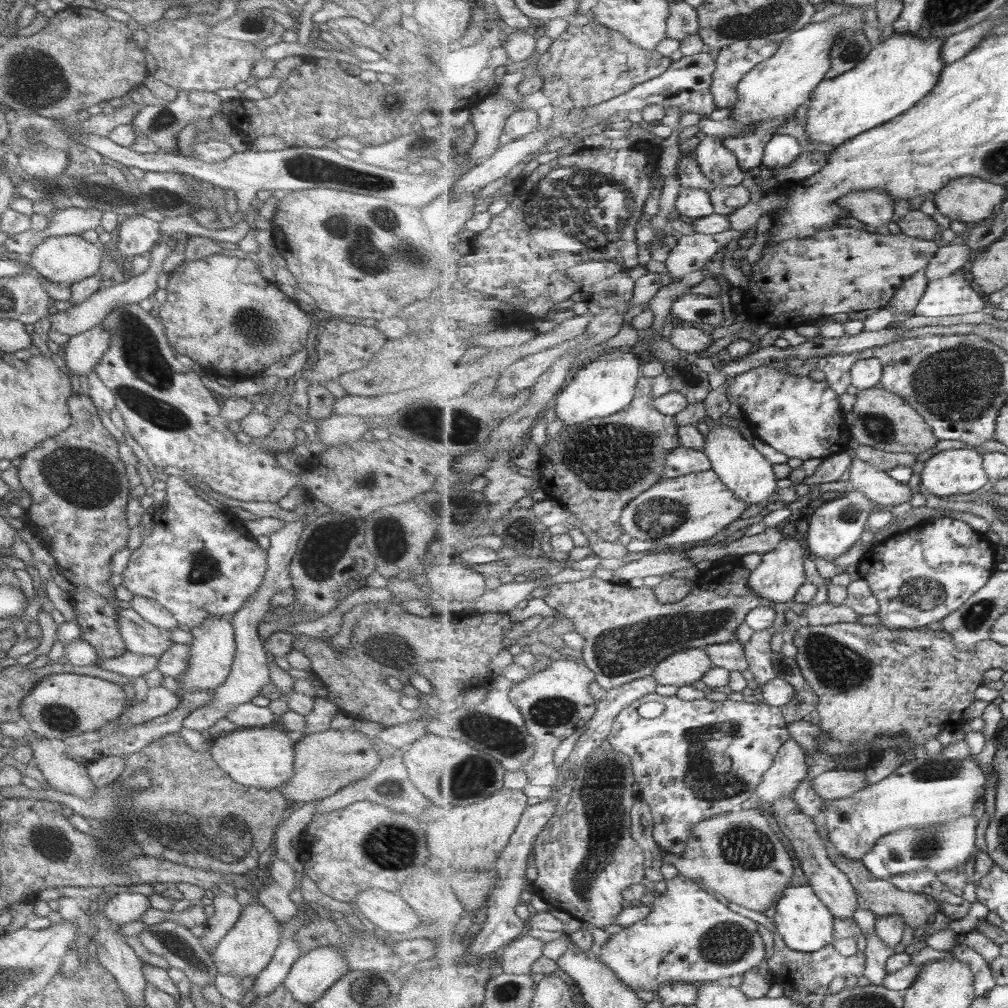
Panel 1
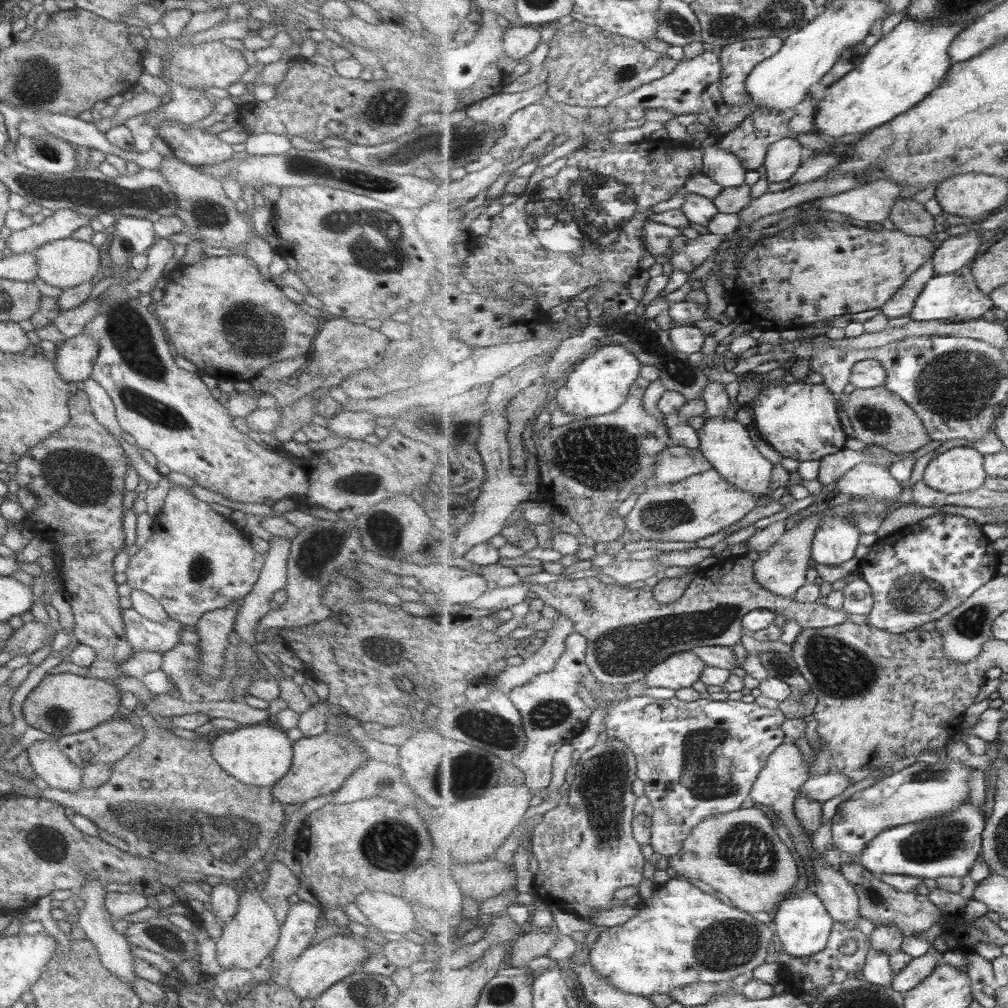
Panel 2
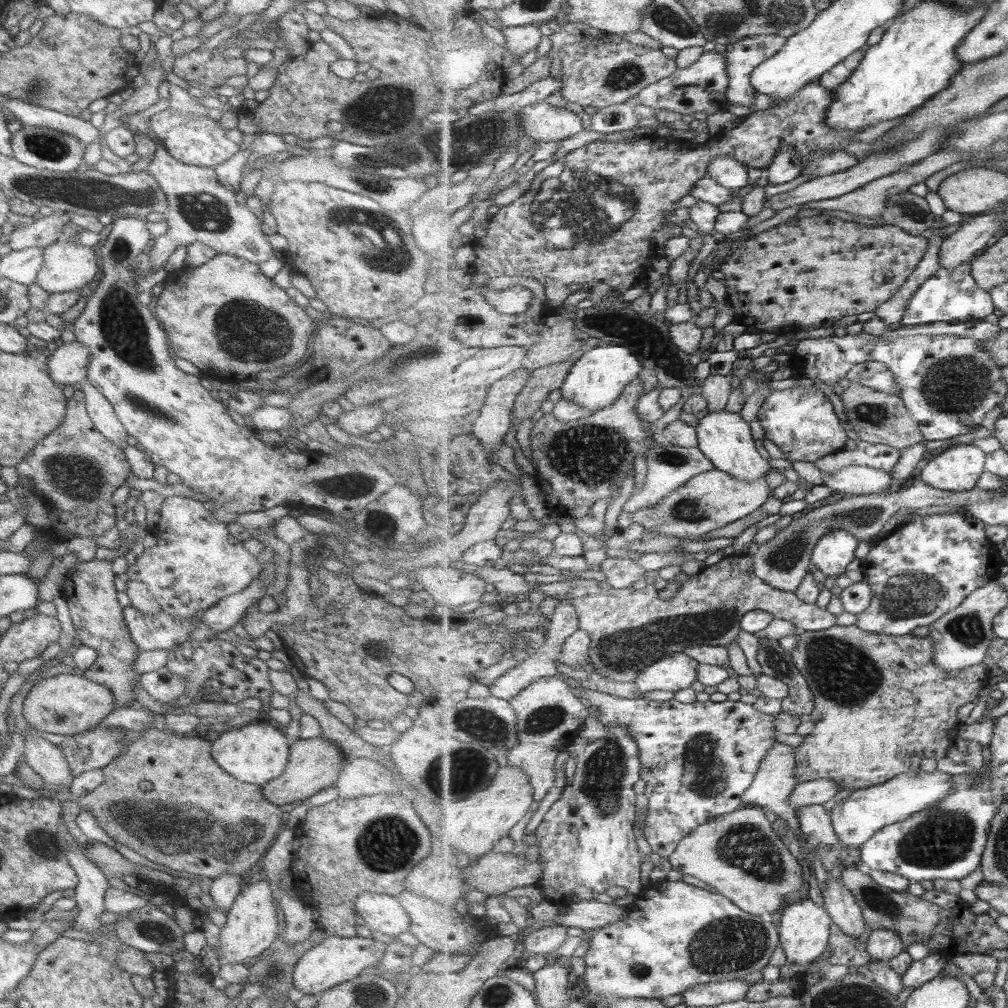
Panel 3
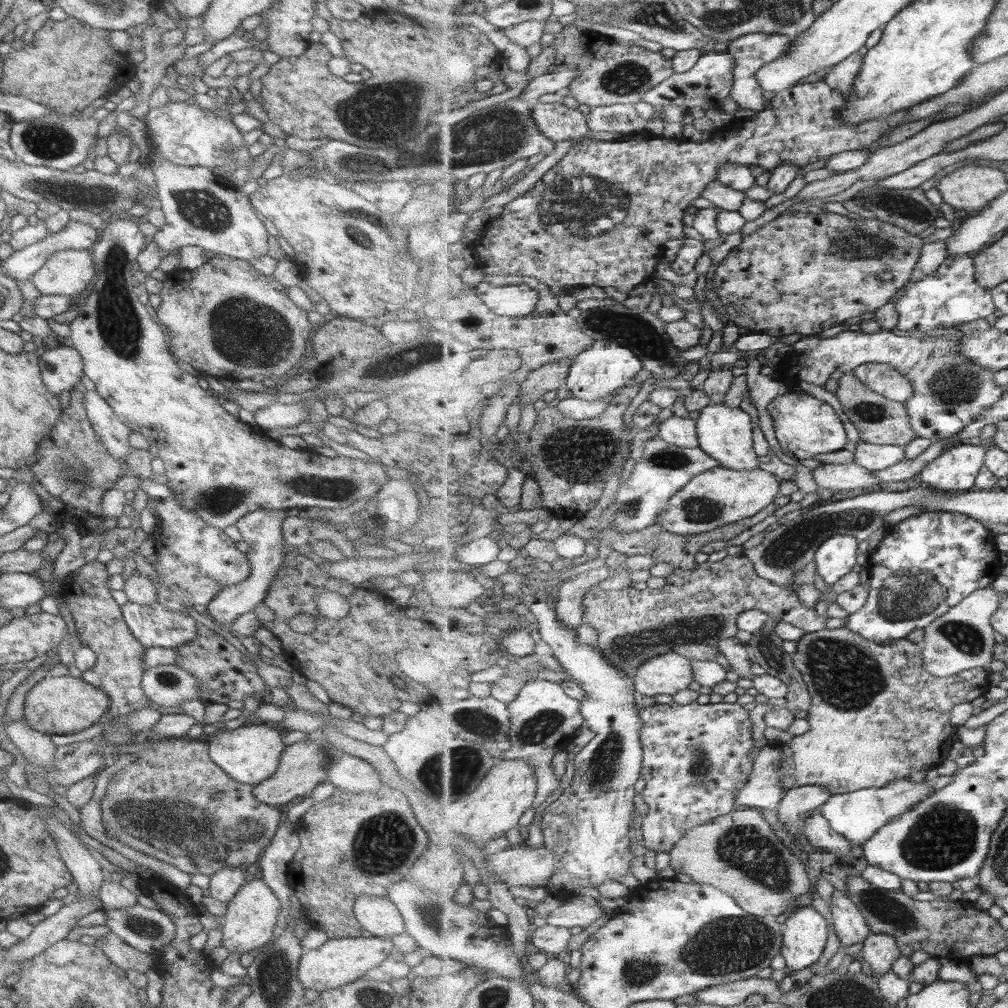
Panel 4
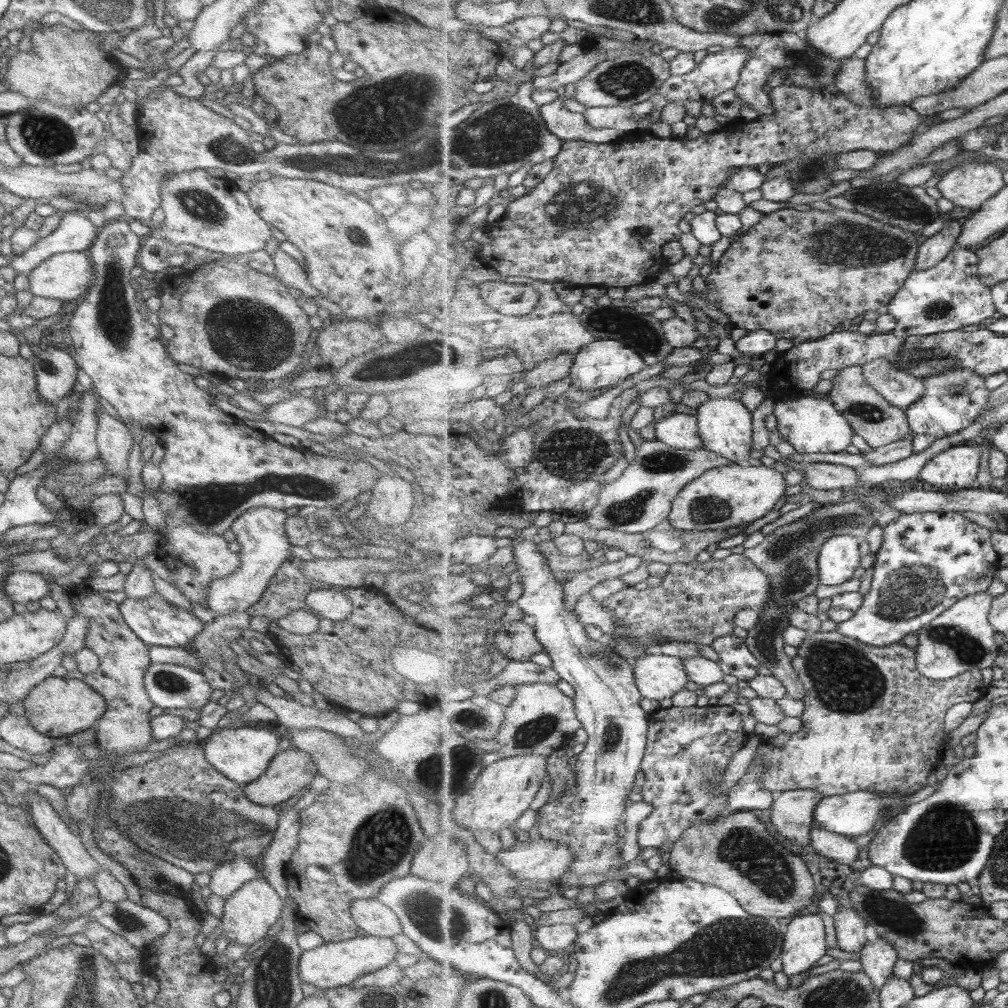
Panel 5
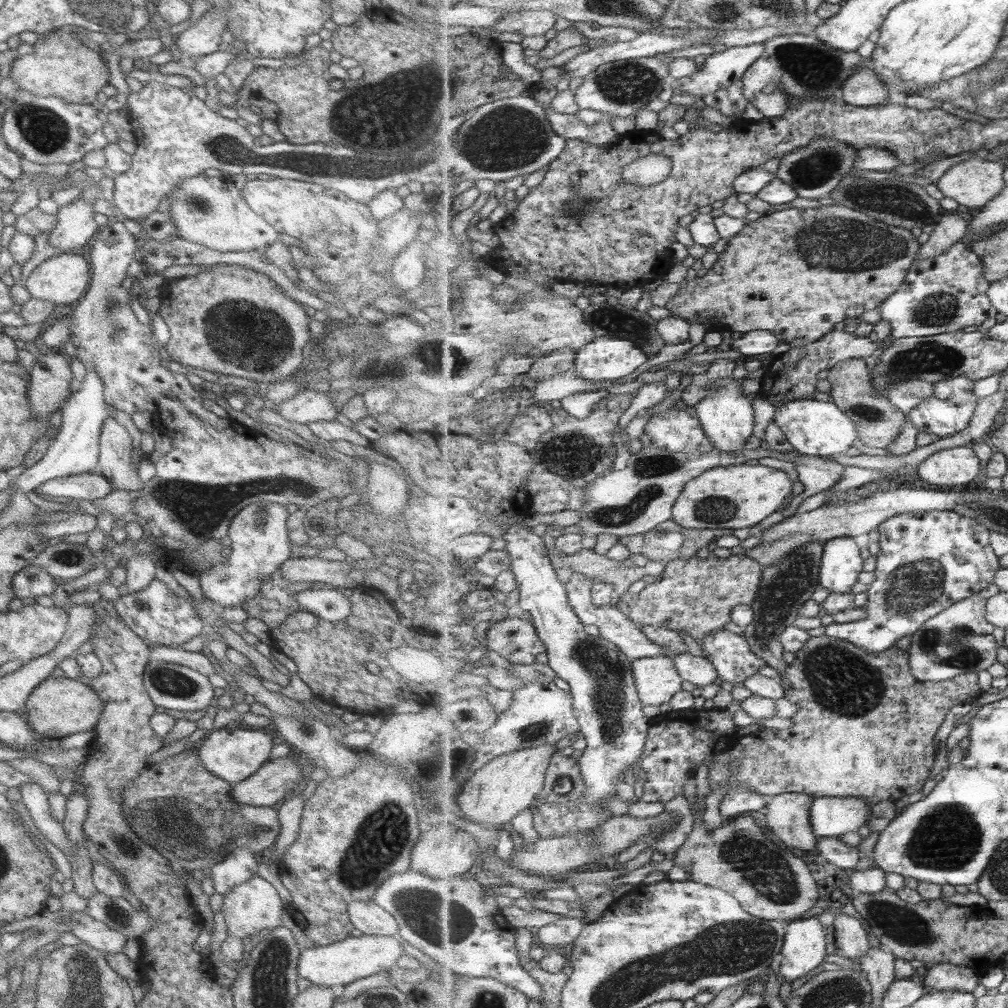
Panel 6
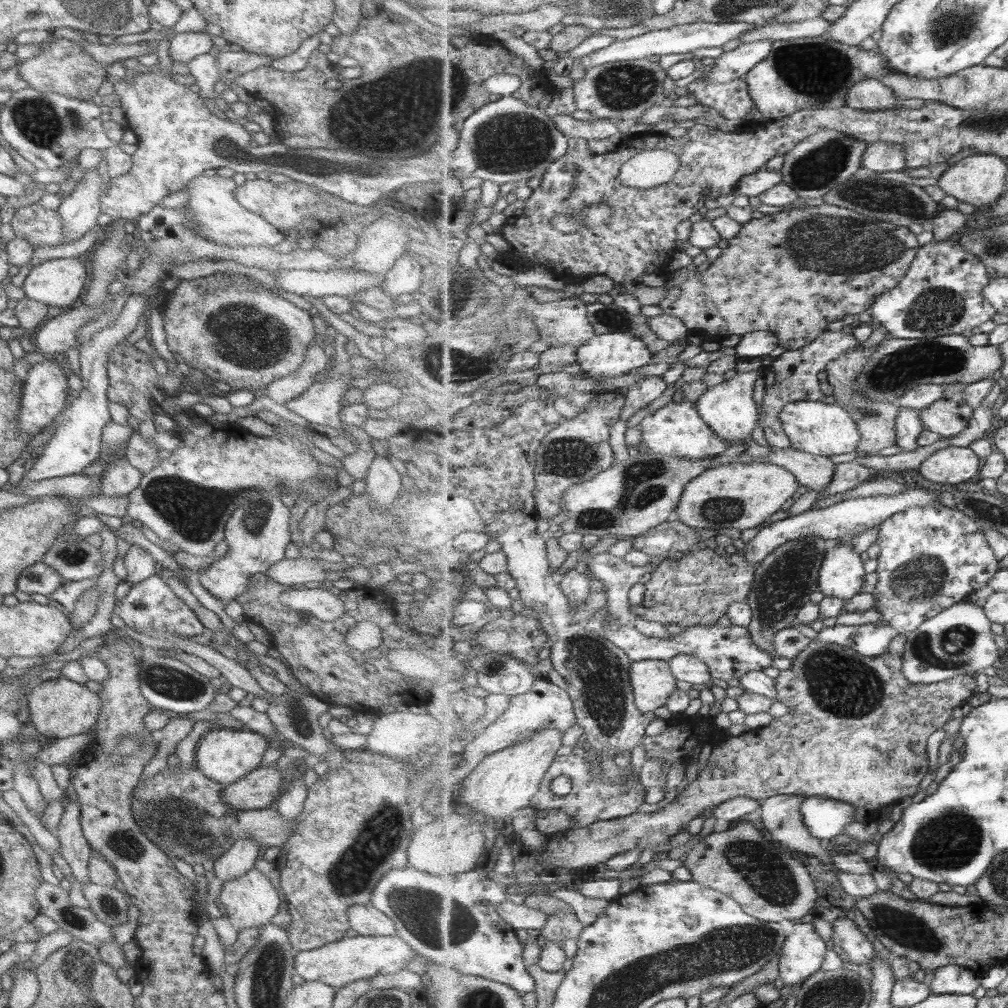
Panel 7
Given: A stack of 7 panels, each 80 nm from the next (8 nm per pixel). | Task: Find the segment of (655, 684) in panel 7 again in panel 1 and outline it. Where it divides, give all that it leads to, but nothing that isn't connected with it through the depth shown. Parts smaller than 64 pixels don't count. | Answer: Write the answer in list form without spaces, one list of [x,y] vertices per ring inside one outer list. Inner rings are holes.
[[[704,648],[682,650],[657,665],[653,676],[663,686],[689,686],[714,667],[709,653]]]

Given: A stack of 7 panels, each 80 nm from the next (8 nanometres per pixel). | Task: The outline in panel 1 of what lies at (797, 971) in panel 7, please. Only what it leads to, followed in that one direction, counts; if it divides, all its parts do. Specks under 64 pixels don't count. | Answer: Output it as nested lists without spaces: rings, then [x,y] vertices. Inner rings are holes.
[[[811,885],[787,887],[776,905],[773,920],[779,936],[793,950],[806,953],[817,952],[825,946],[831,945],[834,940],[835,916]]]

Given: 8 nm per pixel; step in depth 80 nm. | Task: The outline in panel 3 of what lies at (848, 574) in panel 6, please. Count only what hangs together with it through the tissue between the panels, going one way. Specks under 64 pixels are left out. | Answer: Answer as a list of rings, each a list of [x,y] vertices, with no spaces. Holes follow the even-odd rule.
[[[845,529],[830,530],[814,548],[812,562],[819,576],[843,574],[855,560],[860,538]]]

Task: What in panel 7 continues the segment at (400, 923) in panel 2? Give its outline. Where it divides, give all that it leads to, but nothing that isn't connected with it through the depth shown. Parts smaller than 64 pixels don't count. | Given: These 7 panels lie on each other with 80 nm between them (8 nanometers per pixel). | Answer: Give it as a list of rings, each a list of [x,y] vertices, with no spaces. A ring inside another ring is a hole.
[[[369,903],[349,906],[348,928],[359,936],[387,936],[396,933],[393,921]]]

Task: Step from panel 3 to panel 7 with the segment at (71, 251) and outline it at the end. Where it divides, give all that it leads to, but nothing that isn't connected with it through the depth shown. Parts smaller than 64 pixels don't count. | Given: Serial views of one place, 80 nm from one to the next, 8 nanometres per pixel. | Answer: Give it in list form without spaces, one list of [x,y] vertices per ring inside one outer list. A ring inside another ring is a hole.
[[[77,257],[41,261],[32,267],[20,288],[28,299],[47,306],[69,309],[80,293],[83,293],[81,288],[87,269],[86,262]]]

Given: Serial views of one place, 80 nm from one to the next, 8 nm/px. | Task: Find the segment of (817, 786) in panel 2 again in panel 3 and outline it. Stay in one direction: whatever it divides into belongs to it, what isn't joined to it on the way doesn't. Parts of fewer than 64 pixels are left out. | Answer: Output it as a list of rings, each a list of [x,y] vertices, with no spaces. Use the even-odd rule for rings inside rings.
[[[822,778],[814,781],[800,782],[793,794],[791,794],[791,806],[795,812],[803,810],[803,806],[815,806],[827,804],[833,800],[833,796],[841,791],[839,782],[830,778]]]

